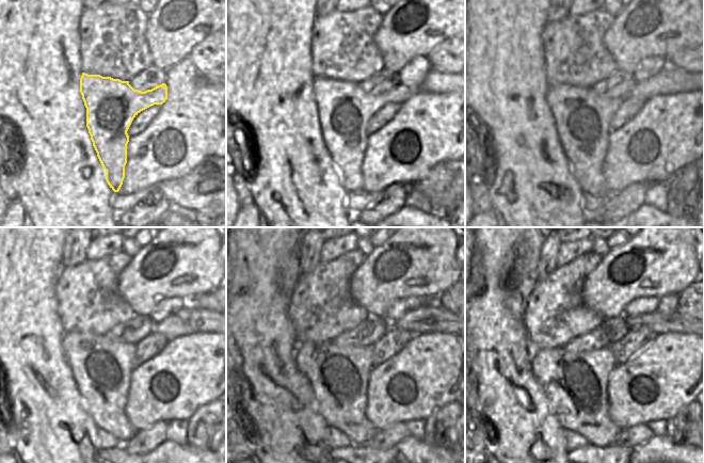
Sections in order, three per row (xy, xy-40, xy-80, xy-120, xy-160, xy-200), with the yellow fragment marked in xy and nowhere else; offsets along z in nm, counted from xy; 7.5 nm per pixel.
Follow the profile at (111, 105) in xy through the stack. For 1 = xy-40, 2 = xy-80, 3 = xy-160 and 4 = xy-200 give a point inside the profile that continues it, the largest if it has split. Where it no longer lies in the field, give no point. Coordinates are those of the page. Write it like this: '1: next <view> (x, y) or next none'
1: next xy-40 (345, 110)
2: next xy-80 (582, 117)
3: next xy-160 (338, 374)
4: next xy-200 (575, 384)

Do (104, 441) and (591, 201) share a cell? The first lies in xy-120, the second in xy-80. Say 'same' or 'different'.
same

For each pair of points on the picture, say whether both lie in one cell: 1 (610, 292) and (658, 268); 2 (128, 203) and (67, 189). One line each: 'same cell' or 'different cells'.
1: same cell
2: different cells

